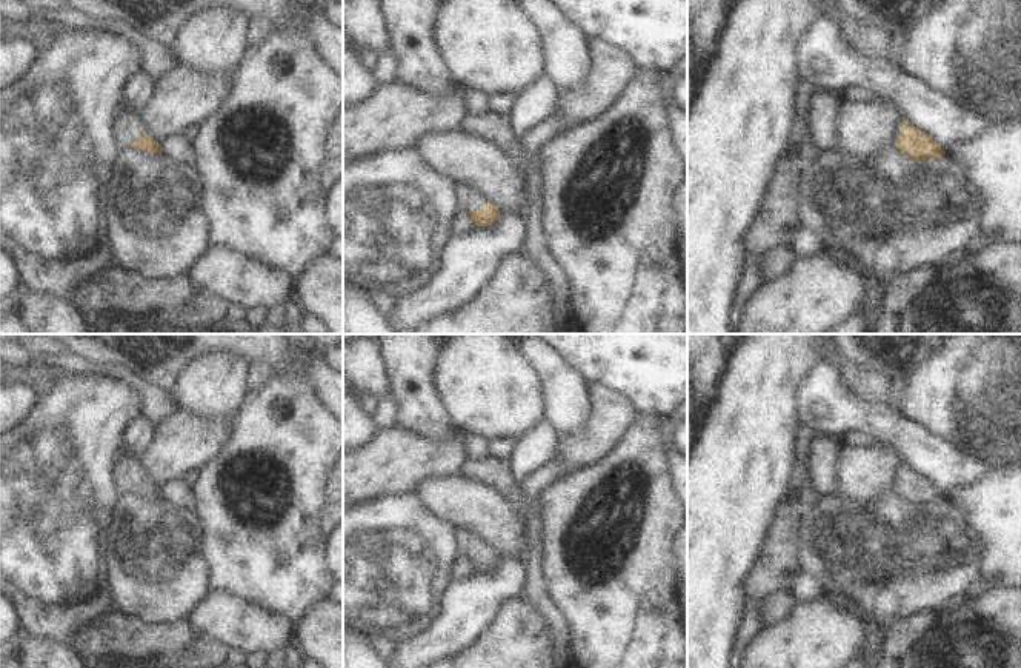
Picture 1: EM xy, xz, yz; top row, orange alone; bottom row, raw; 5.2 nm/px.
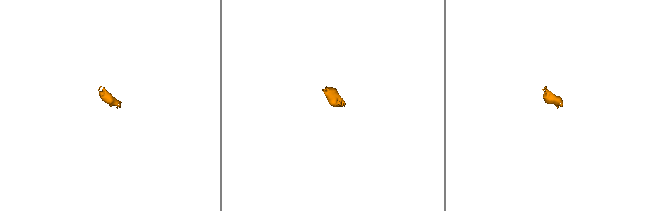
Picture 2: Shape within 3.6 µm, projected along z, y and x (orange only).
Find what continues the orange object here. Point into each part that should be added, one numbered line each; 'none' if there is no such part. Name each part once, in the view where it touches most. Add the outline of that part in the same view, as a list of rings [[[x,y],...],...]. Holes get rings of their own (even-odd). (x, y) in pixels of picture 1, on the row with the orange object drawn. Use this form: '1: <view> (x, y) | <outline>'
1: xz (469, 200) | [[[457,185],[457,197],[463,209],[469,211],[478,211],[484,206],[484,199],[478,194],[475,194],[472,189]]]

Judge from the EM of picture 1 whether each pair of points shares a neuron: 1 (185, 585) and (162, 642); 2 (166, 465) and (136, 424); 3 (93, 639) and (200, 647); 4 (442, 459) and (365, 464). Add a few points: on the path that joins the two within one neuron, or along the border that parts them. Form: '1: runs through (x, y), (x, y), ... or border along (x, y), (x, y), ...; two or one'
1: border along (133, 616), (146, 624), (172, 624), (185, 619); two
2: border along (157, 425), (151, 439), (136, 457); two
3: border along (197, 634), (186, 651); two
4: runs through (423, 459), (383, 464); one

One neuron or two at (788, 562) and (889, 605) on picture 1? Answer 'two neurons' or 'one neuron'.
two neurons

